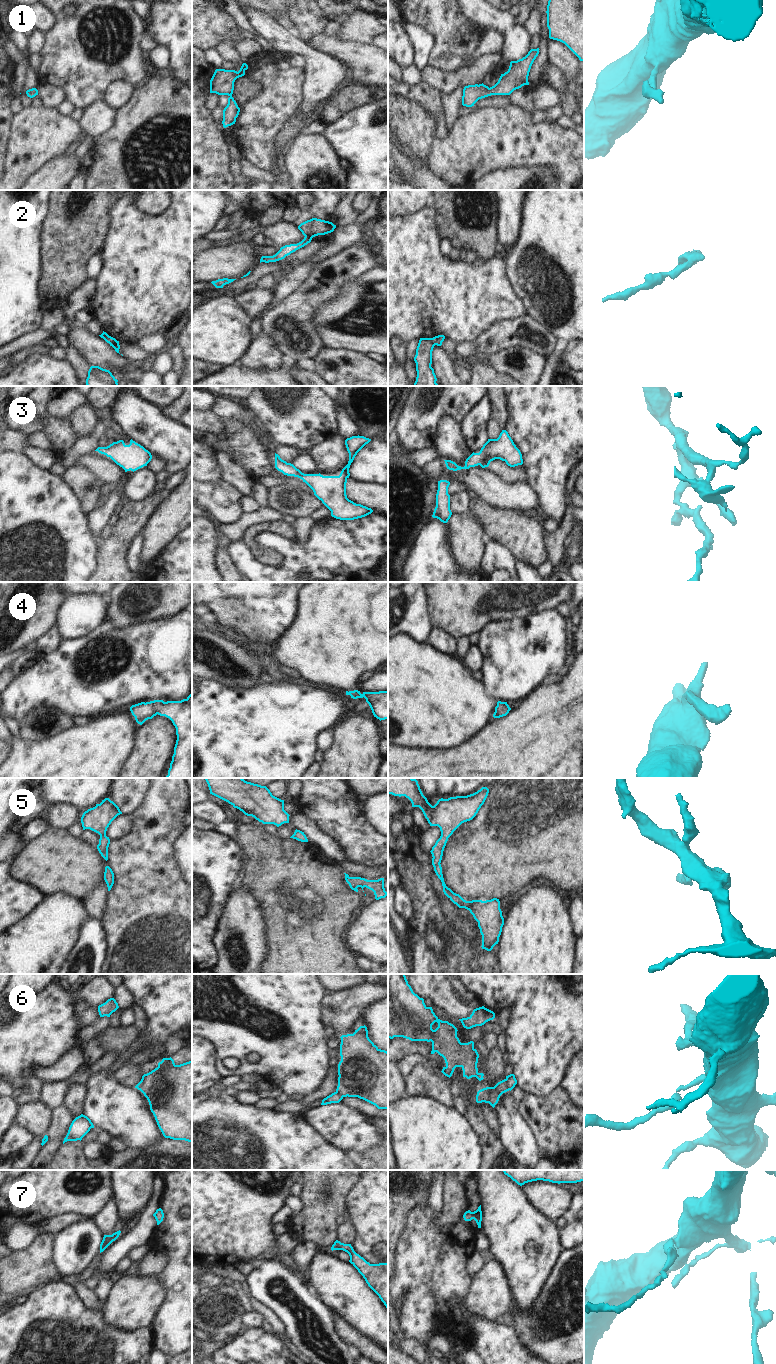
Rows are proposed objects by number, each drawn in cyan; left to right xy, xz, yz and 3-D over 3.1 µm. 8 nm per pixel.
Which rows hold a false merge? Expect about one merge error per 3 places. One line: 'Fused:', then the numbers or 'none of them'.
Fused: 2, 6

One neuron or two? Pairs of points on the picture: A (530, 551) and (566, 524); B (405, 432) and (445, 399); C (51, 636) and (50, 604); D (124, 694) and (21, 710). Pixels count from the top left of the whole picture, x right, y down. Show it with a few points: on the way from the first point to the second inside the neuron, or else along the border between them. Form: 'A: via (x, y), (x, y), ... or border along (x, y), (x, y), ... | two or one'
A: border along (545, 533), (544, 547), (548, 557) | two
B: via (415, 423), (426, 412), (430, 412), (435, 408) | one
C: border along (56, 625), (46, 631), (36, 641) | two
D: via (98, 694), (47, 694) | one

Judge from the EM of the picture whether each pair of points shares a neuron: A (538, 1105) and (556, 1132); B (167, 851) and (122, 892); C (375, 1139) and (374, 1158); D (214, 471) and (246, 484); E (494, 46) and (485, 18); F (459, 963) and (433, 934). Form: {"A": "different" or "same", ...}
{"A": "same", "B": "same", "C": "different", "D": "different", "E": "different", "F": "different"}

